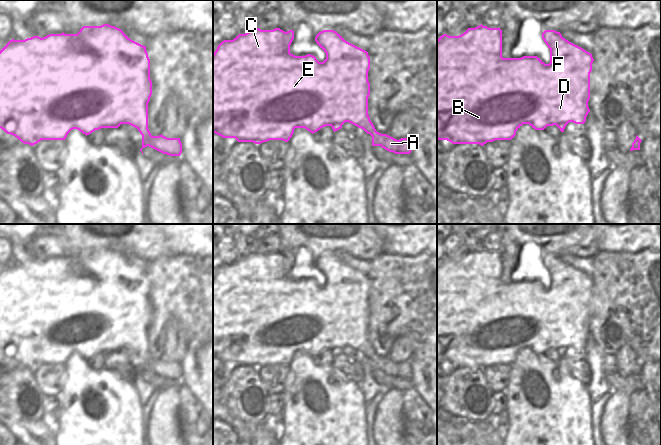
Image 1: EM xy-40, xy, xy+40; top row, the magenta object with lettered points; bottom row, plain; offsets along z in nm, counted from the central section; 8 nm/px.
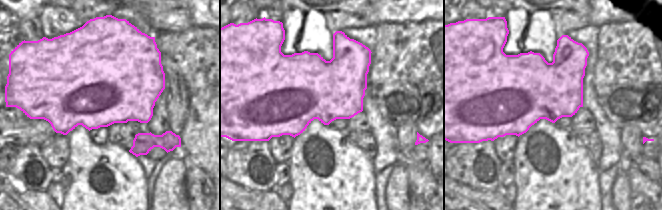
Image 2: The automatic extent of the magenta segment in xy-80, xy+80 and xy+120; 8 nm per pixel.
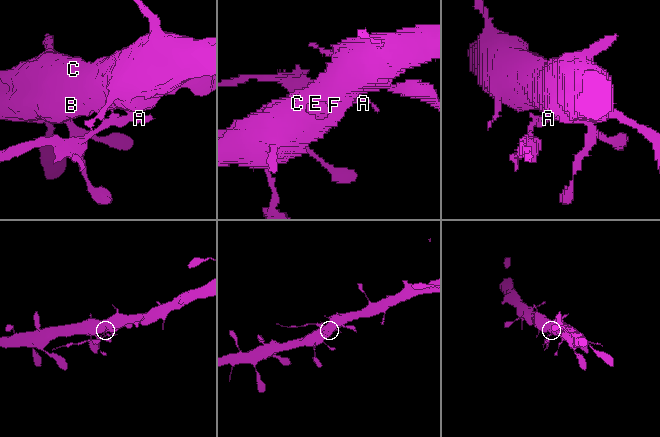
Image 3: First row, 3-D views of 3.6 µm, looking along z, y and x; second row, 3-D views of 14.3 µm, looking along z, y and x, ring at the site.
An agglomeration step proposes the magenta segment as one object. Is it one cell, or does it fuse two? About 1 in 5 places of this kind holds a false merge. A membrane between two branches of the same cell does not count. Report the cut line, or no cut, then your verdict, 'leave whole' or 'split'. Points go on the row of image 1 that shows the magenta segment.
cut in xy along (369, 119), (364, 125), (366, 132); split

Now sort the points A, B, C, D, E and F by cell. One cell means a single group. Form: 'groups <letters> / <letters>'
groups A / B C D E F

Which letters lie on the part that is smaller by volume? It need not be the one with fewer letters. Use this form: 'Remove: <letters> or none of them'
Remove: A

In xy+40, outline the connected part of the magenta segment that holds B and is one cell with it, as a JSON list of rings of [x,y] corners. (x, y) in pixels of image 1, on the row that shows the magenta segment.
[[[481,24],[475,28],[468,28],[459,36],[449,36],[447,34],[440,36],[437,39],[437,139],[447,140],[452,144],[479,144],[483,146],[487,142],[493,142],[495,140],[511,140],[523,124],[529,124],[535,130],[544,130],[547,126],[556,125],[561,132],[564,132],[569,122],[584,124],[590,112],[588,101],[590,99],[590,73],[594,61],[592,54],[569,42],[562,37],[560,32],[555,30],[545,30],[542,33],[542,39],[550,49],[549,64],[545,64],[537,56],[503,58],[502,30],[500,28],[489,28]]]

